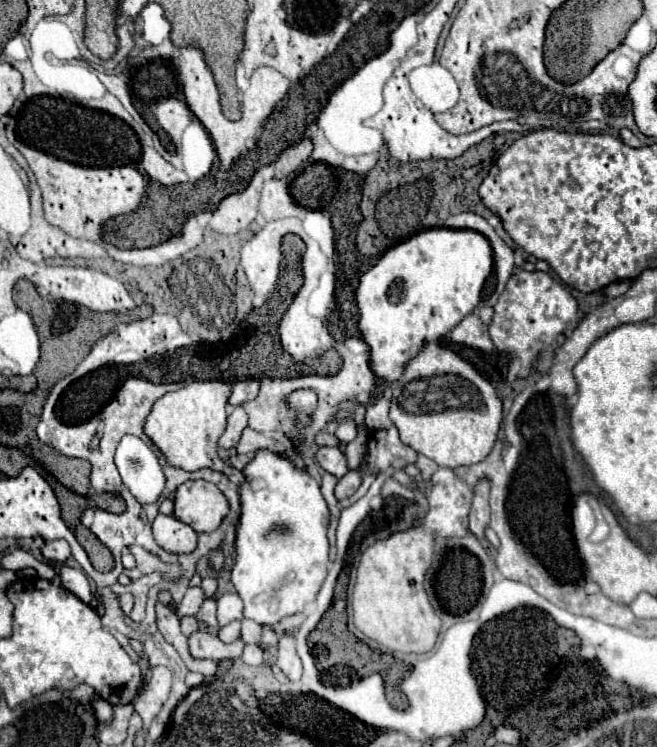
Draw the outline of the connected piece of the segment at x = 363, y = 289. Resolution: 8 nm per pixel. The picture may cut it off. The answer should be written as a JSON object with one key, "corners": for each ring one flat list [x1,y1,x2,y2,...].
{"corners":[[431,228,423,230,395,246,391,246,379,262,369,268,355,292,355,300,359,306,359,330,363,332,363,340,371,348,371,370,385,384,393,384,401,378,405,362,413,358,423,340,439,340,453,326,457,326,473,308,481,302,483,284,493,268,493,250,487,238,475,230,447,230,447,228]]}

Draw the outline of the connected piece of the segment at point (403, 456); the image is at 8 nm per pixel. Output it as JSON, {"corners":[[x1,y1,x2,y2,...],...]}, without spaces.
{"corners":[[395,426,387,430,379,430,377,434,371,434,367,440,365,462,373,472,381,472,389,466,405,468,415,460,417,460,417,452,399,440,399,432]]}

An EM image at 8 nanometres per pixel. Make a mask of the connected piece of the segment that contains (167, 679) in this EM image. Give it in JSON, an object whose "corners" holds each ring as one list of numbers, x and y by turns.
{"corners":[[155,666,149,686,143,688,143,692,133,700,135,712,143,718,145,724,149,724,155,718,155,714,167,700,169,690,171,690,171,678,173,676,165,666]]}

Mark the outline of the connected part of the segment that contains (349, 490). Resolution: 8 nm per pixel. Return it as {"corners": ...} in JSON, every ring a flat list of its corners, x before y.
{"corners":[[355,470,347,472,343,478,339,478,339,482,337,482,337,486,335,486,335,498,337,498,337,500,349,498,349,496,359,488,359,484,361,484,361,476,359,476]]}

